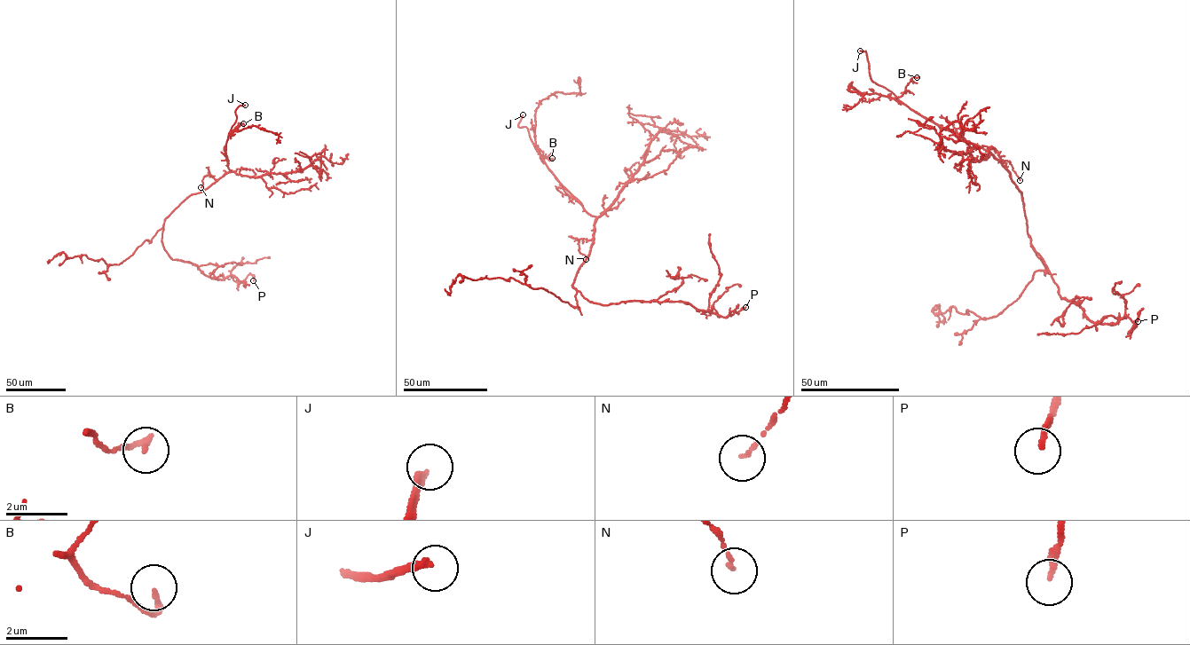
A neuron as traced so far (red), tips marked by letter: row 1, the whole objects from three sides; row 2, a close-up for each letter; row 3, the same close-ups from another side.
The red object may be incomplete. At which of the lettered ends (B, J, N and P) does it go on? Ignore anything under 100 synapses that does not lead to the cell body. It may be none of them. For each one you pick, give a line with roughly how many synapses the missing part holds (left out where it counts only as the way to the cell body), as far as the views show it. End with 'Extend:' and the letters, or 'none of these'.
Extend: J

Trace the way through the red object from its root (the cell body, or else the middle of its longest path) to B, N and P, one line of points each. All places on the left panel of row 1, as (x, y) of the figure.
B: (185, 200), (230, 171), (225, 144), (231, 131), (243, 123)
N: (185, 200), (217, 180), (210, 175), (206, 175), (200, 187)
P: (185, 200), (164, 221), (168, 255), (211, 278), (232, 276), (240, 282), (251, 274), (253, 280)

